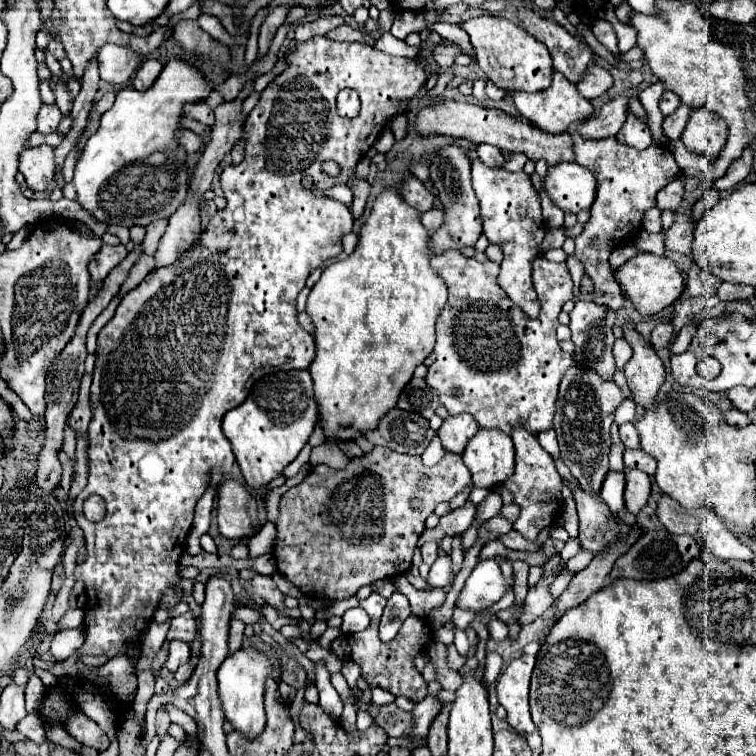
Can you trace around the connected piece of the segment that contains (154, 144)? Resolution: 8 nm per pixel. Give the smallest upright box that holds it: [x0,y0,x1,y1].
[74,59,210,225]

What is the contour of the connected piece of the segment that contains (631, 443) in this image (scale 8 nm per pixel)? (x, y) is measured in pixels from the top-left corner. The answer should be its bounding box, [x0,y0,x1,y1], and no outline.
[620,423,640,449]

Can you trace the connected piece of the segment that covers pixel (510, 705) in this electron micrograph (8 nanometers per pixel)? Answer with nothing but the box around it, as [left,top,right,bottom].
[496,655,536,733]

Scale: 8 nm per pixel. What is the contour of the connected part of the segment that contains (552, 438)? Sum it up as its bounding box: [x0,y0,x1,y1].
[538,429,560,457]

